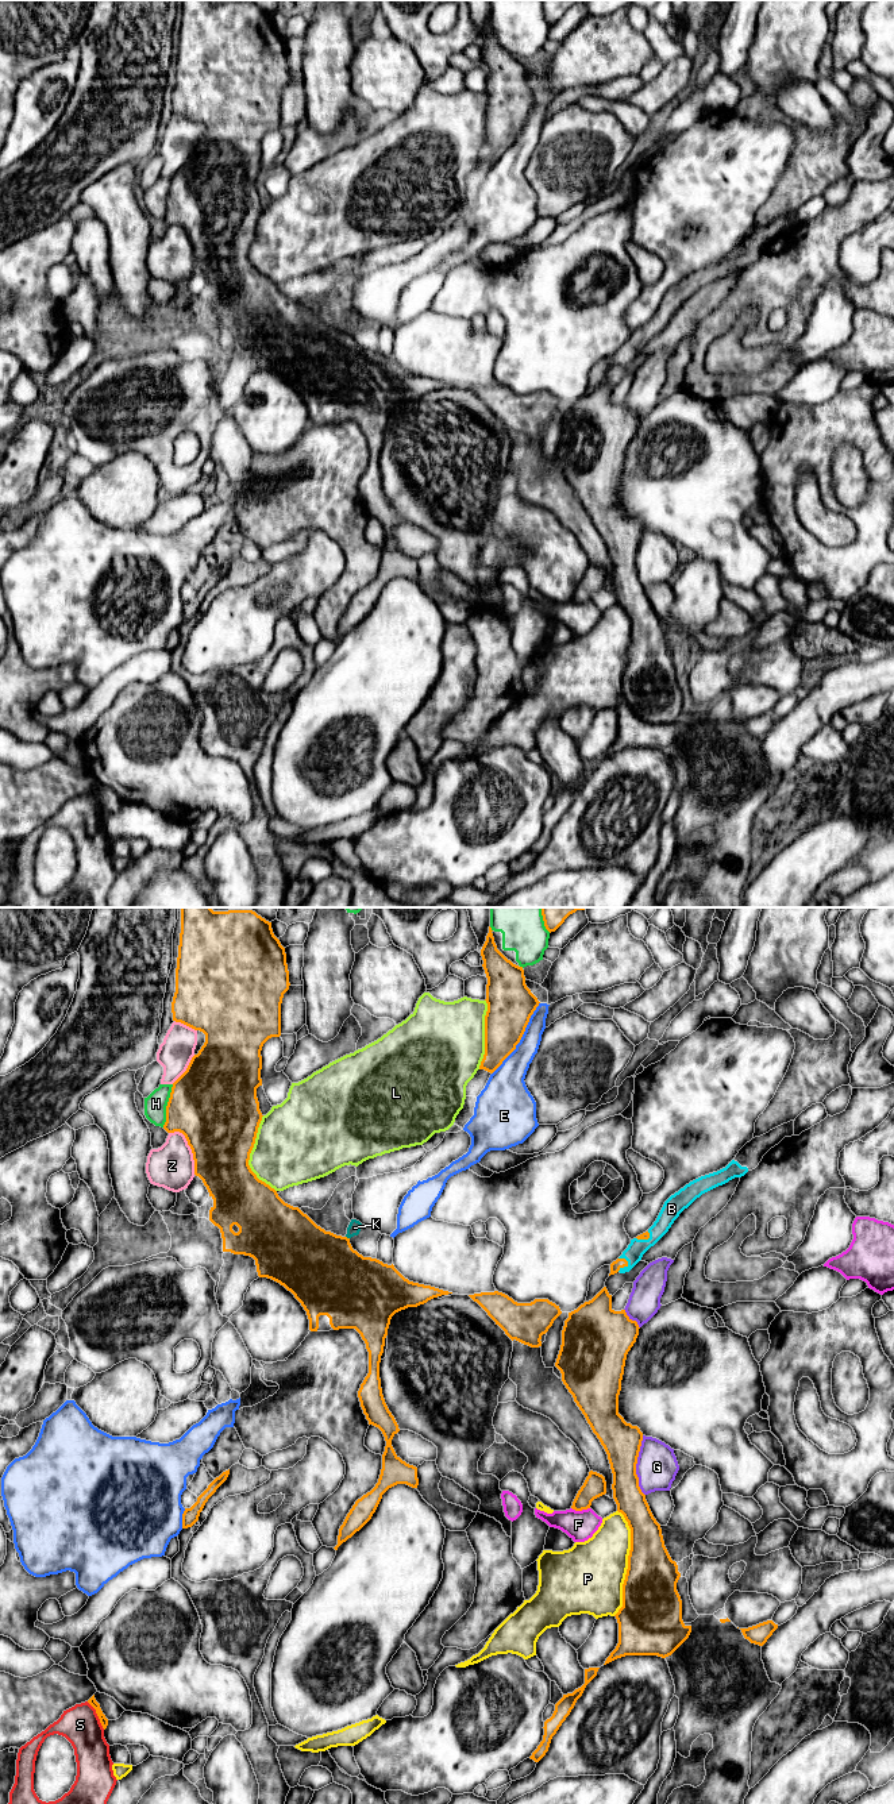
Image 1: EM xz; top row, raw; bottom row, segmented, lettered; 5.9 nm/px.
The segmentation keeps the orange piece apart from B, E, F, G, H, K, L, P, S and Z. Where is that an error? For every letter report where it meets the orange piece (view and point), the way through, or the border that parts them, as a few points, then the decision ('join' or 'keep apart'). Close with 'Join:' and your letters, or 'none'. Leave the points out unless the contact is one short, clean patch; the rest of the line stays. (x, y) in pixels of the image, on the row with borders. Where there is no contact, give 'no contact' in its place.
B: xz (625, 1265) | across xz (620, 1263), (625, 1265), (635, 1251) | join
E: xz (520, 1039) | keep apart
F: xz (581, 1510) | keep apart
G: xz (635, 1465) | keep apart
H: xz (166, 1106) | keep apart
K: xz (346, 1237) | keep apart
L: xz (249, 1156) | keep apart
P: xz (628, 1562) | keep apart
S: xz (97, 1715) | along xz (87, 1702), (95, 1710), (104, 1729) | keep apart
Z: xz (191, 1148) | keep apart
Join: B

